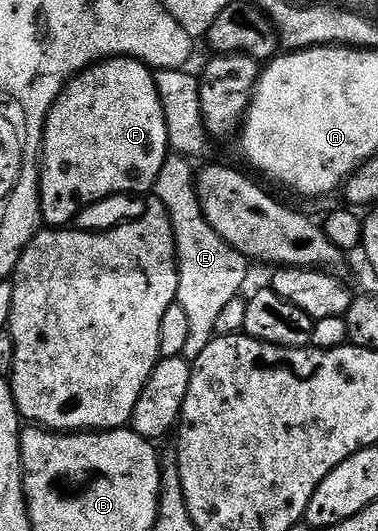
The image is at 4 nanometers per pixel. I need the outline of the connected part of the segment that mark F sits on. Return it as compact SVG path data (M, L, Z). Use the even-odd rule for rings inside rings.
M107 58L82 70L66 85L53 106L41 143L41 217L46 223L65 228L77 214L77 206L97 202L112 194L152 191L165 158L171 153L167 120L156 91L154 71L133 58Z

